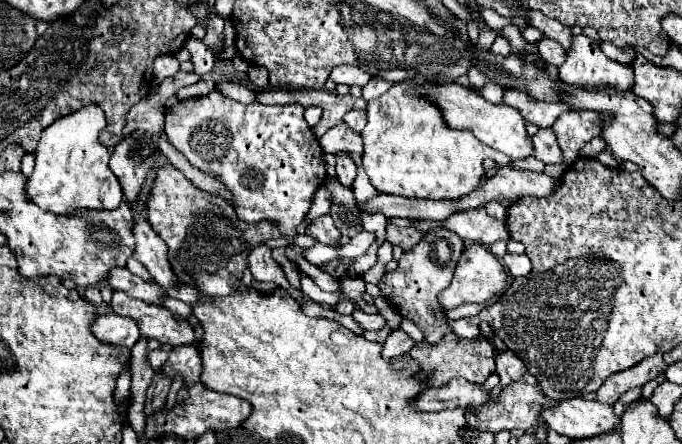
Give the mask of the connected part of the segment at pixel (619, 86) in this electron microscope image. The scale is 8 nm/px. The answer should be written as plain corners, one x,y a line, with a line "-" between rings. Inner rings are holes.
585,34
575,36
559,78
575,88
615,88
619,92
633,88
633,68
609,60

